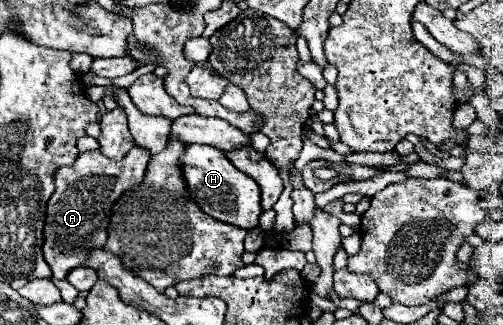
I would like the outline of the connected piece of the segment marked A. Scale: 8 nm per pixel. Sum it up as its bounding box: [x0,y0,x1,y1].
[44,148,150,280]

